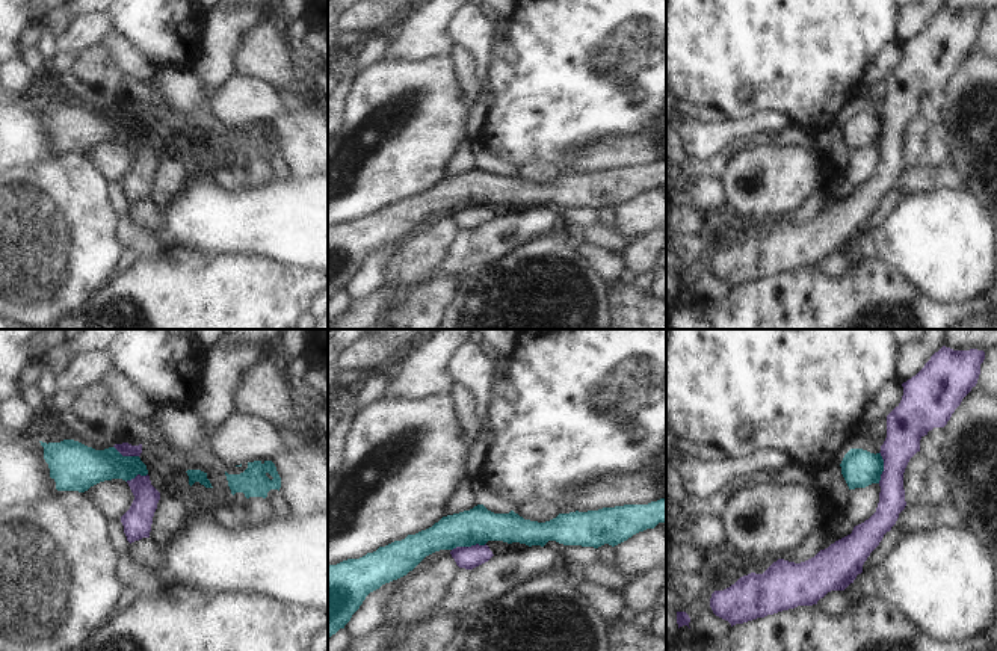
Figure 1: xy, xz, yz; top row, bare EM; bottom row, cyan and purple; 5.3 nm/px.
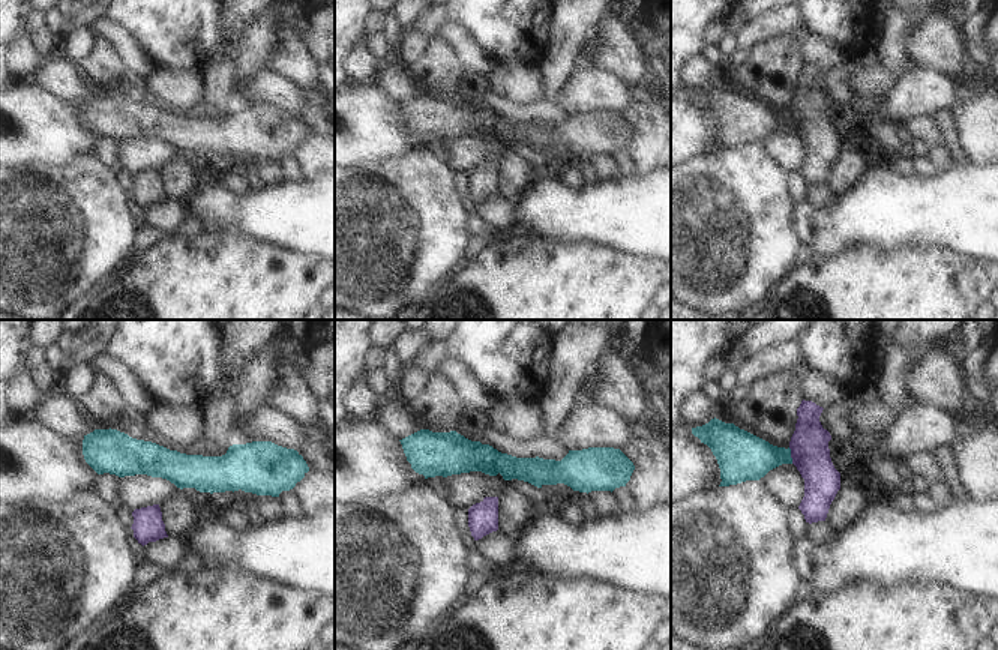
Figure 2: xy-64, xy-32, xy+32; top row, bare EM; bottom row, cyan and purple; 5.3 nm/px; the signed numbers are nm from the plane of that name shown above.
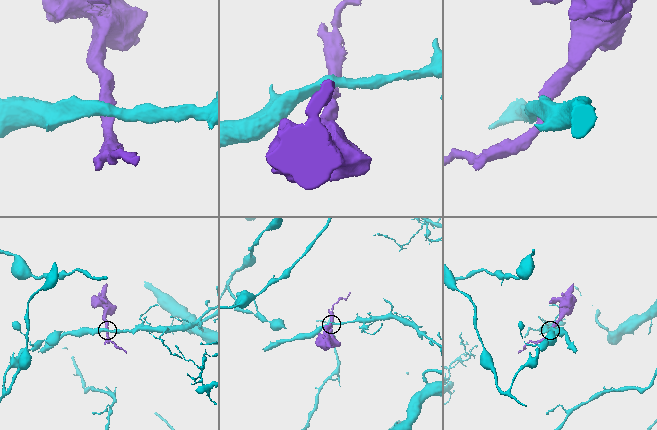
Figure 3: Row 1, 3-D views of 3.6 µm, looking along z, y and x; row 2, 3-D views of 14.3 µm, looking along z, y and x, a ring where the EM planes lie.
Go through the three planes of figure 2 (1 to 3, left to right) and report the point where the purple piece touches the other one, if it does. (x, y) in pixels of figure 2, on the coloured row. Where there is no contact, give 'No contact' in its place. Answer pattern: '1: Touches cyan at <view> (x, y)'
1: No contact
2: No contact
3: Touches cyan at xy+32 (790, 455).

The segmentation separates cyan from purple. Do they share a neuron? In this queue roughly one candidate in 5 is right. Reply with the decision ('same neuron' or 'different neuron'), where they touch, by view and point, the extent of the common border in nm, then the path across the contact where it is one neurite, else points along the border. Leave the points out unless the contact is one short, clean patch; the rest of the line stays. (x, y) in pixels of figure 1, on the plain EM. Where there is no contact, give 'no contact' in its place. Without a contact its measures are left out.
different neuron | xz (469, 207) | 190 nm | along xz (485, 204), (455, 209), (452, 212)

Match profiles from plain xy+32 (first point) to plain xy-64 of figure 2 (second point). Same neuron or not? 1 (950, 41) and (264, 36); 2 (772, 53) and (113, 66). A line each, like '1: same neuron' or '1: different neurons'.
1: different neurons
2: same neuron

